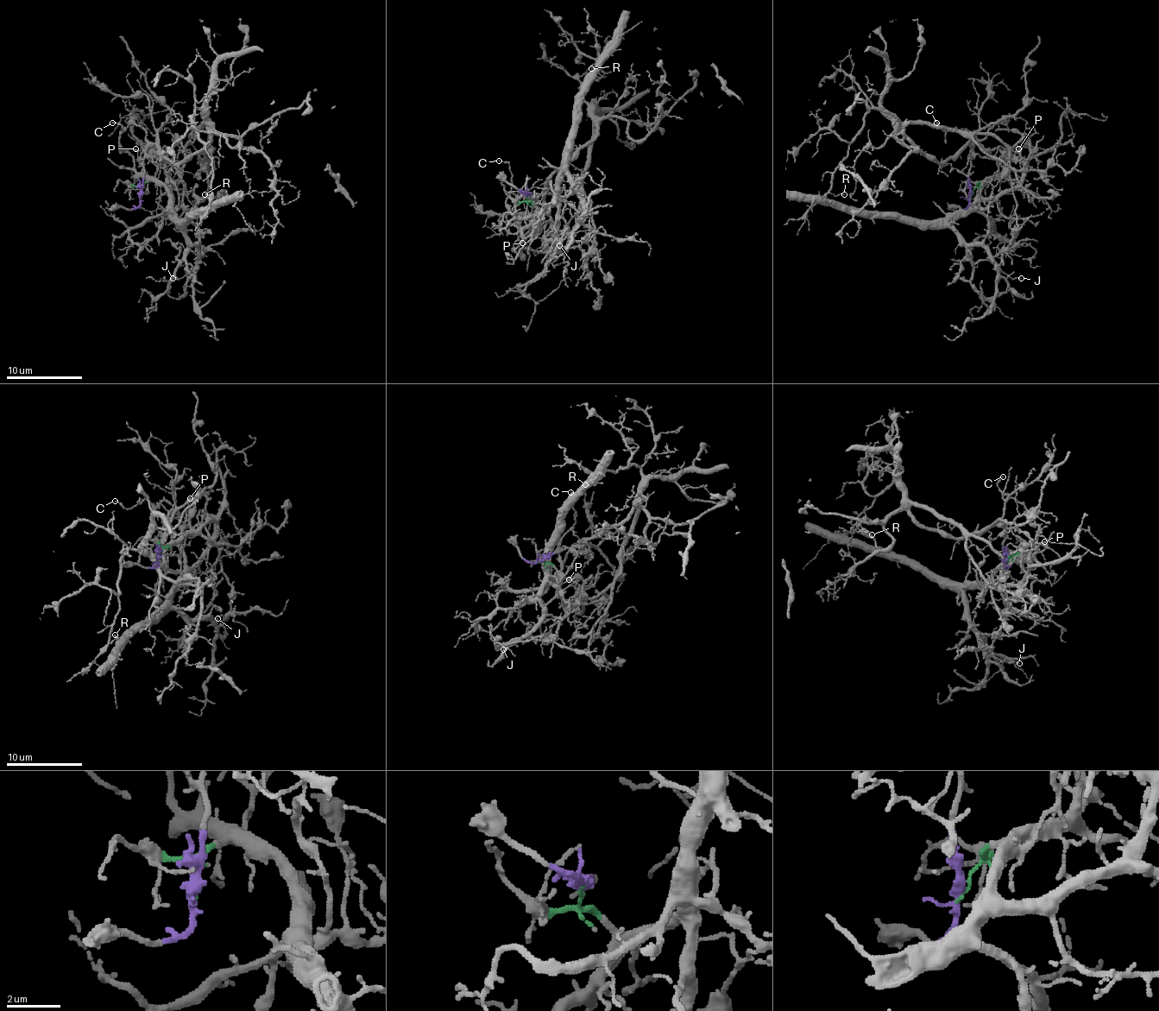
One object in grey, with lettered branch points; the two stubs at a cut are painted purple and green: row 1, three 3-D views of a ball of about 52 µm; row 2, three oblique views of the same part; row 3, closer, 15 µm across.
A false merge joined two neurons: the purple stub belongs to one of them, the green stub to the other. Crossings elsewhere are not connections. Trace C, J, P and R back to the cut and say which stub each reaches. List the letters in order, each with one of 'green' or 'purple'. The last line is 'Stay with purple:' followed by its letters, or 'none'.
C: green
J: green
P: green
R: purple
Stay with purple: R

